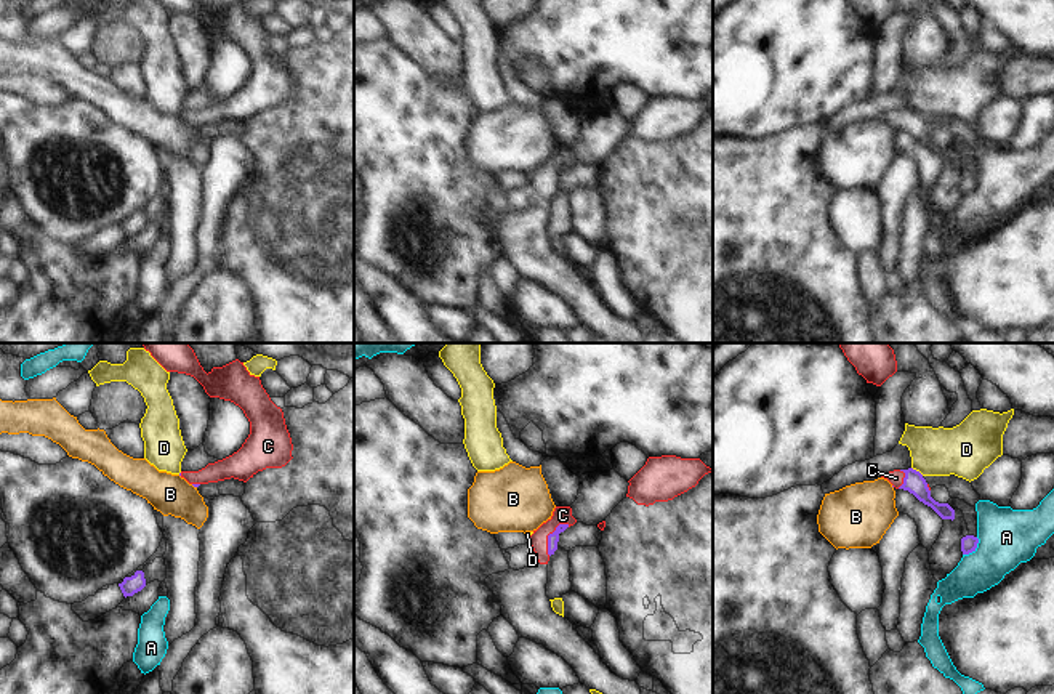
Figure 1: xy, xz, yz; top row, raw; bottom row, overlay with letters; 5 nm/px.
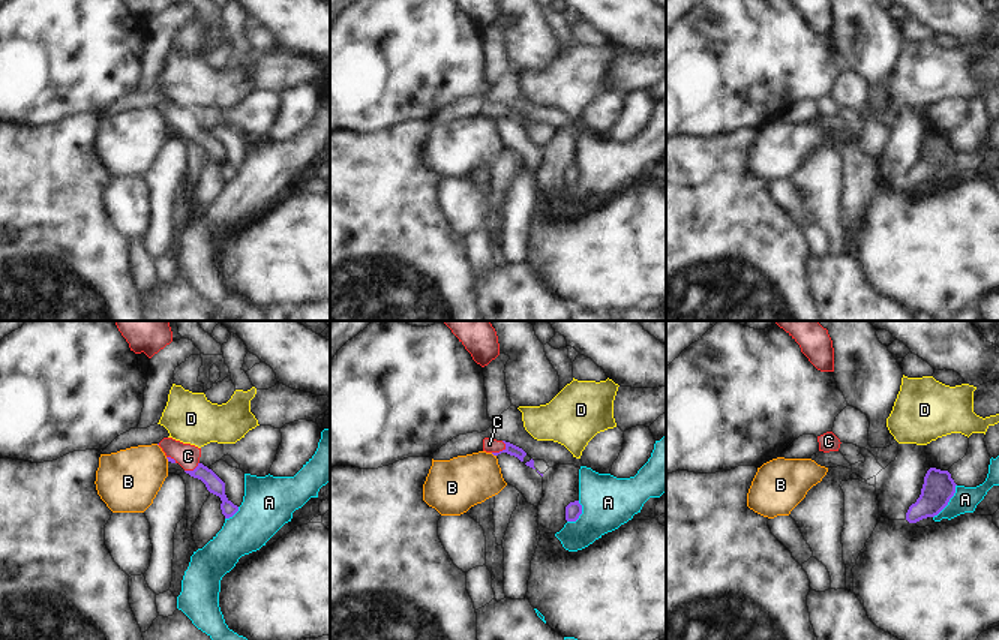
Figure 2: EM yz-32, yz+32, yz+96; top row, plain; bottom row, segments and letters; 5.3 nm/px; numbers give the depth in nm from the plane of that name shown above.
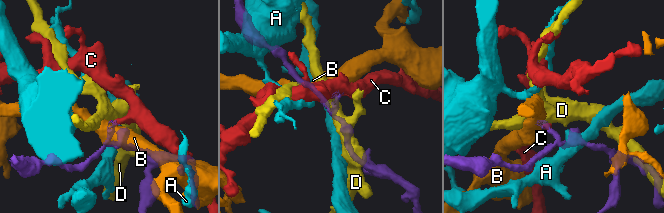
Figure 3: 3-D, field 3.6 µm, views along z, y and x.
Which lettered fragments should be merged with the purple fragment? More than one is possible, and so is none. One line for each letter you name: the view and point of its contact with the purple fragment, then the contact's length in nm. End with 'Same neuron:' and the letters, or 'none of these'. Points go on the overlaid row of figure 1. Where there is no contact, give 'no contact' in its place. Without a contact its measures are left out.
C: meets purple in xz at (548, 536); contact 190 nm long
Same neuron: C

